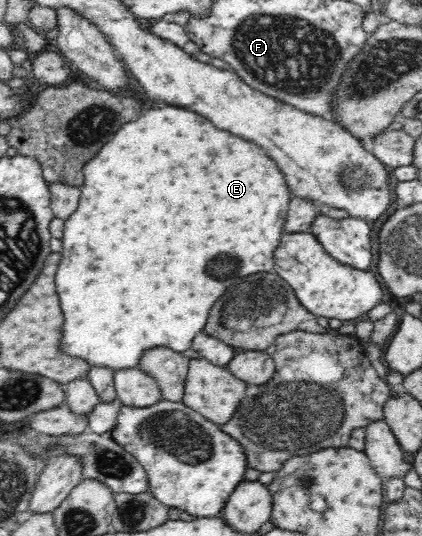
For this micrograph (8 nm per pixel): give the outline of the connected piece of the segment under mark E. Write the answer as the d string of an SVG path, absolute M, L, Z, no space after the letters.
M155 106L144 112L144 116L138 118L136 122L123 124L116 138L112 138L108 146L101 148L100 152L84 165L83 175L84 182L79 187L80 206L77 206L78 210L74 214L68 216L64 224L62 260L56 272L56 292L60 296L60 306L66 318L62 326L64 332L62 332L60 348L64 350L64 354L88 362L90 369L104 367L116 372L136 368L139 366L140 357L147 350L158 347L168 347L183 353L191 348L193 338L204 330L210 308L226 292L226 288L236 282L234 278L256 272L273 271L272 252L280 244L290 204L288 184L282 172L278 170L276 162L270 160L262 148L258 148L252 142L240 140L238 136L226 130L220 132L216 126L212 126L212 121L208 122L200 114L175 106Z

